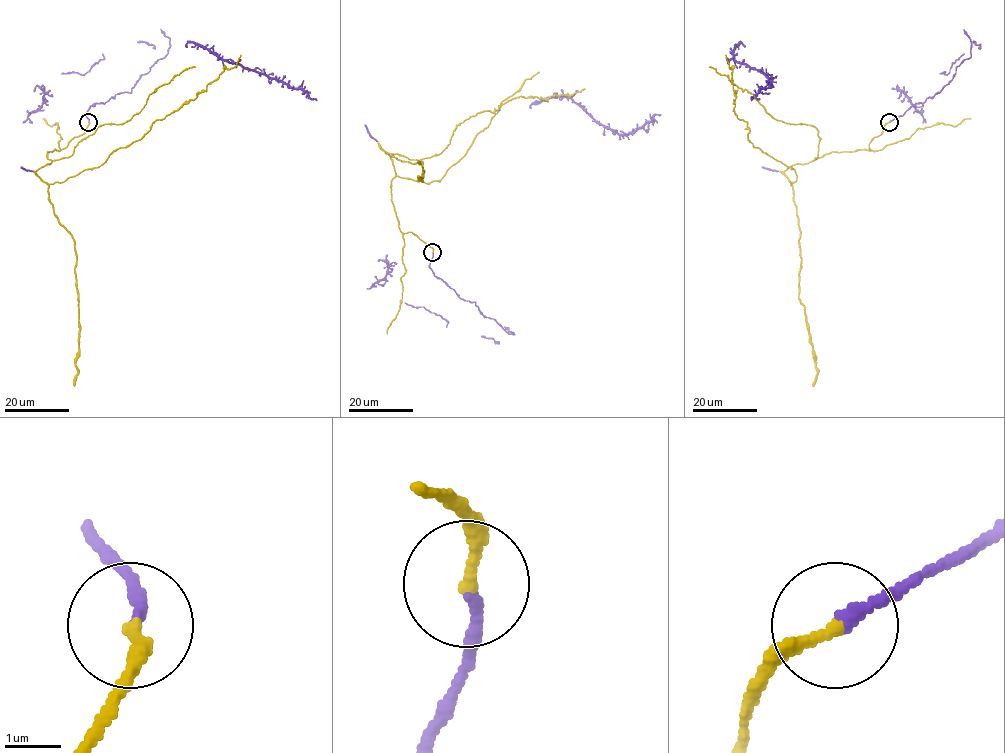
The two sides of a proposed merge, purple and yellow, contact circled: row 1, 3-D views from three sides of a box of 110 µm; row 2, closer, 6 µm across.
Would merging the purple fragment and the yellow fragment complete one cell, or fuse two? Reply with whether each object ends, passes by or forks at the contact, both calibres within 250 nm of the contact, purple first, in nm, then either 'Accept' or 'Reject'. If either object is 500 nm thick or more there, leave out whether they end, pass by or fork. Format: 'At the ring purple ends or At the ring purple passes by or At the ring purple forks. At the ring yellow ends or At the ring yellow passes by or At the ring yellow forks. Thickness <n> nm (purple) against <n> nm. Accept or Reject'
At the ring purple ends. At the ring yellow ends. Thickness 220 nm (purple) against 240 nm. Accept

